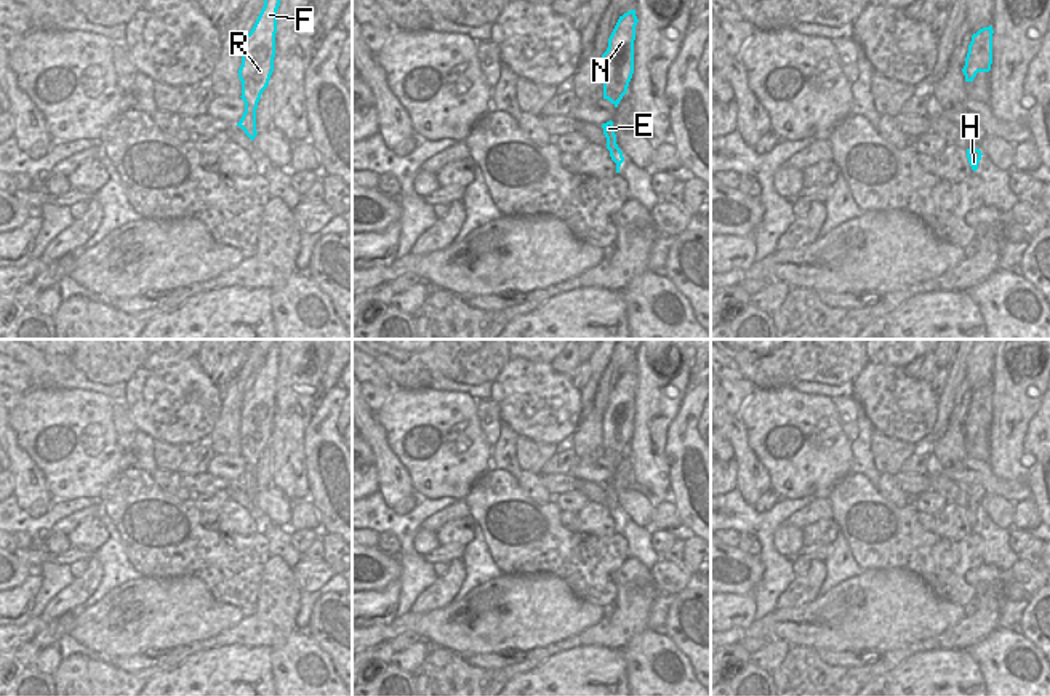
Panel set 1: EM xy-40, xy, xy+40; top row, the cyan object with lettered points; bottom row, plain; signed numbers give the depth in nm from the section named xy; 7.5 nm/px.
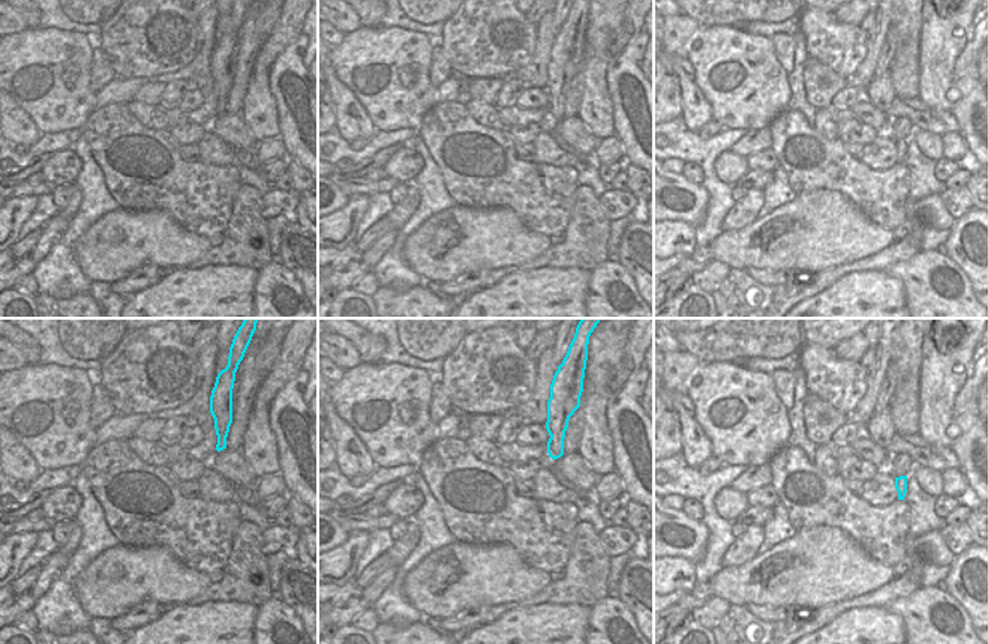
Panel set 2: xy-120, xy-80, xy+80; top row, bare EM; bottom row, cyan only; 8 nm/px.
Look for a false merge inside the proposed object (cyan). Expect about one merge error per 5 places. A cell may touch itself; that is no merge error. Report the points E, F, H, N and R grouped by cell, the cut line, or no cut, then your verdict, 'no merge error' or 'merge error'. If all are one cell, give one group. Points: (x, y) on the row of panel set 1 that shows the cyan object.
E F H N R; no cut; no merge error

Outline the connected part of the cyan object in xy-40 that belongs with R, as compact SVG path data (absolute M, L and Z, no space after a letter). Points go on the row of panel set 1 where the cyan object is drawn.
M264 0L264 6L253 29L243 37L238 78L242 82L240 98L245 102L245 112L237 126L240 126L251 141L258 134L258 102L274 72L279 6L280 0Z

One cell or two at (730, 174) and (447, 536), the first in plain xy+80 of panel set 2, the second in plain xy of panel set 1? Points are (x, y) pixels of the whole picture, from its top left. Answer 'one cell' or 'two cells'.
two cells

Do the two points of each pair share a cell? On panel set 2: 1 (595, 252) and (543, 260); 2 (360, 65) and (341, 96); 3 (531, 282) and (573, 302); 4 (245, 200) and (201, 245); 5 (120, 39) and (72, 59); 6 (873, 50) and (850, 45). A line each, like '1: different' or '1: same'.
1: same
2: different
3: same
4: different
5: different
6: different

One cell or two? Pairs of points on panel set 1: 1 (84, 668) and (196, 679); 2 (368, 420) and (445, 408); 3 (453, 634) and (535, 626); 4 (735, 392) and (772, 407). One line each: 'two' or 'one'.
1: two
2: two
3: one
4: two

